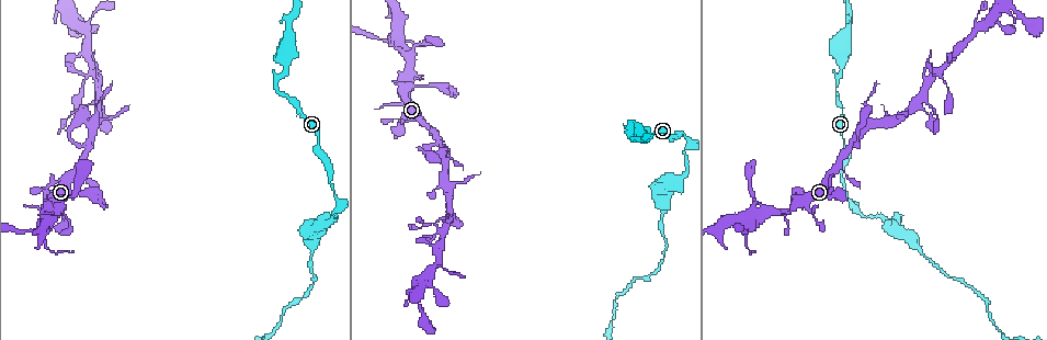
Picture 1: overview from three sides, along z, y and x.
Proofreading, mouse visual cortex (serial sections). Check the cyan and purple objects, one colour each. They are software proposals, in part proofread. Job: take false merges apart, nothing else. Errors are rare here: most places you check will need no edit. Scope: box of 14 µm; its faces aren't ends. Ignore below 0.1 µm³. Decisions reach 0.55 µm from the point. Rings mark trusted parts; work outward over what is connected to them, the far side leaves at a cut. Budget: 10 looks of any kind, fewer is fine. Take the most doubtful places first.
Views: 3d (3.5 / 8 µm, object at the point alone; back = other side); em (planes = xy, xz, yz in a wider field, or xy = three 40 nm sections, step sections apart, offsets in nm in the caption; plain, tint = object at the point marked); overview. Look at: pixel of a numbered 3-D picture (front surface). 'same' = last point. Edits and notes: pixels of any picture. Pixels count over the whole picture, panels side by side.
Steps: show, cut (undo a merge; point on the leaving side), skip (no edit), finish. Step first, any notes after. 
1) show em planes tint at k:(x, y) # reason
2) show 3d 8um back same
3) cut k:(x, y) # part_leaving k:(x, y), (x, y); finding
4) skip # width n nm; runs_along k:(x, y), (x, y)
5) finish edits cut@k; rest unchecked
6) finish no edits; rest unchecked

show 3d 3.5um at 1:(625, 126) # a narrow waist

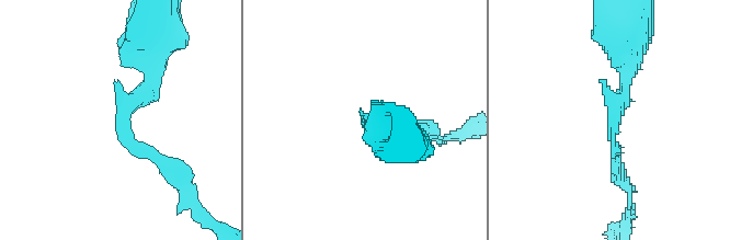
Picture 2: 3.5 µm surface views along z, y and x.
skip # runs_along 2:(180, 179), (126, 141), (123, 115), (150, 75); all the same cell

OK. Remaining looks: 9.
show 3d 3.5um at 1:(334, 218) # narrows sharply

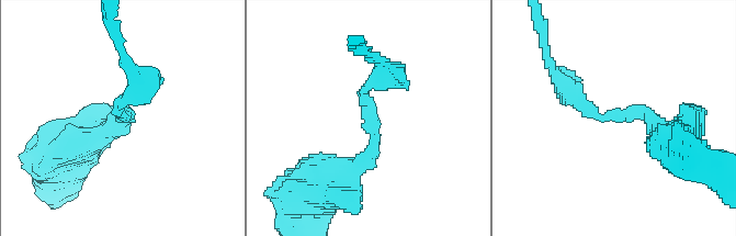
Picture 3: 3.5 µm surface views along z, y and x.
show em planes tint at 3:(368, 110) # arm_widths 200, 250 nm; now the EM

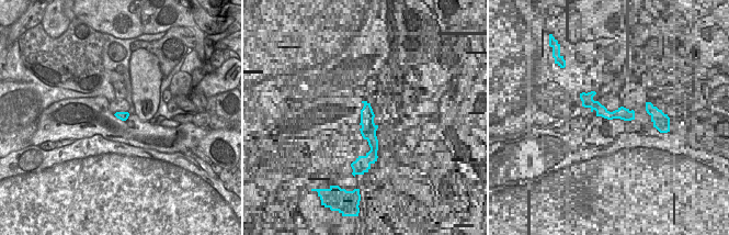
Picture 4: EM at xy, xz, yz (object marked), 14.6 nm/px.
skip # width 130 nm; runs_along 3:(554, 71), (593, 115), (647, 115), (661, 133); all the same cell

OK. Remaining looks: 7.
show 3d 3.5um at 1:(897, 231) # abrupt turn

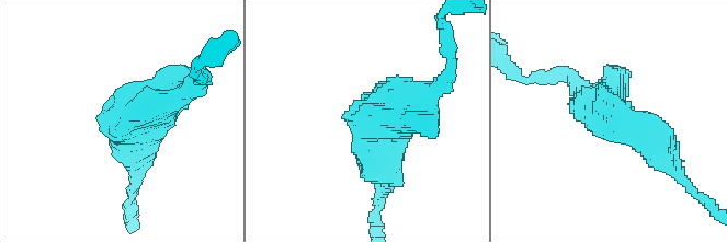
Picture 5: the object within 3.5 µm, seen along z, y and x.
show em xy step 1 tint at 5:(611, 119) # arm_widths 300, 450 nm; shape alone is not enough

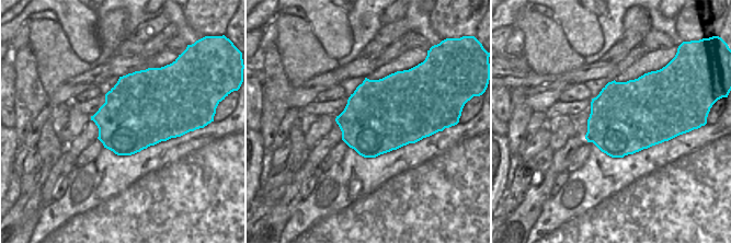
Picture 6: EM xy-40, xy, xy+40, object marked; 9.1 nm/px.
skip # continuous, no second cell

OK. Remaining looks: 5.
show 3d 3.5um back at 1:(390, 42) # thin neck

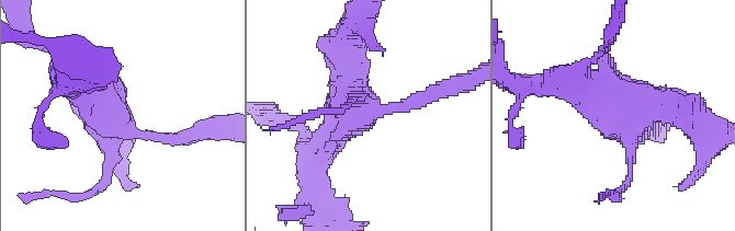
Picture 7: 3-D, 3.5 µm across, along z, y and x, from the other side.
show em xy step 5 tint at 7:(372, 108) # need the tissue

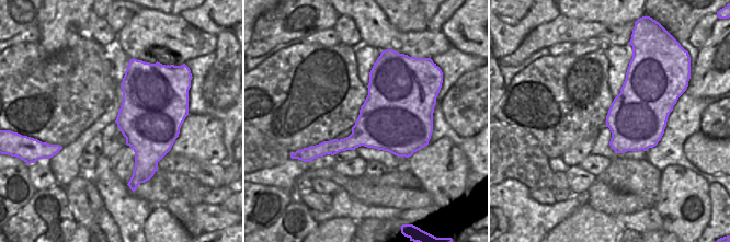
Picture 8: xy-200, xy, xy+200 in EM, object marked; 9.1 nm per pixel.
skip # width 600 nm; runs_along 7:(575, 80), (623, 116), (690, 116); one cell here

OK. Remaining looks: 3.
finish no edits; rest unchecked

